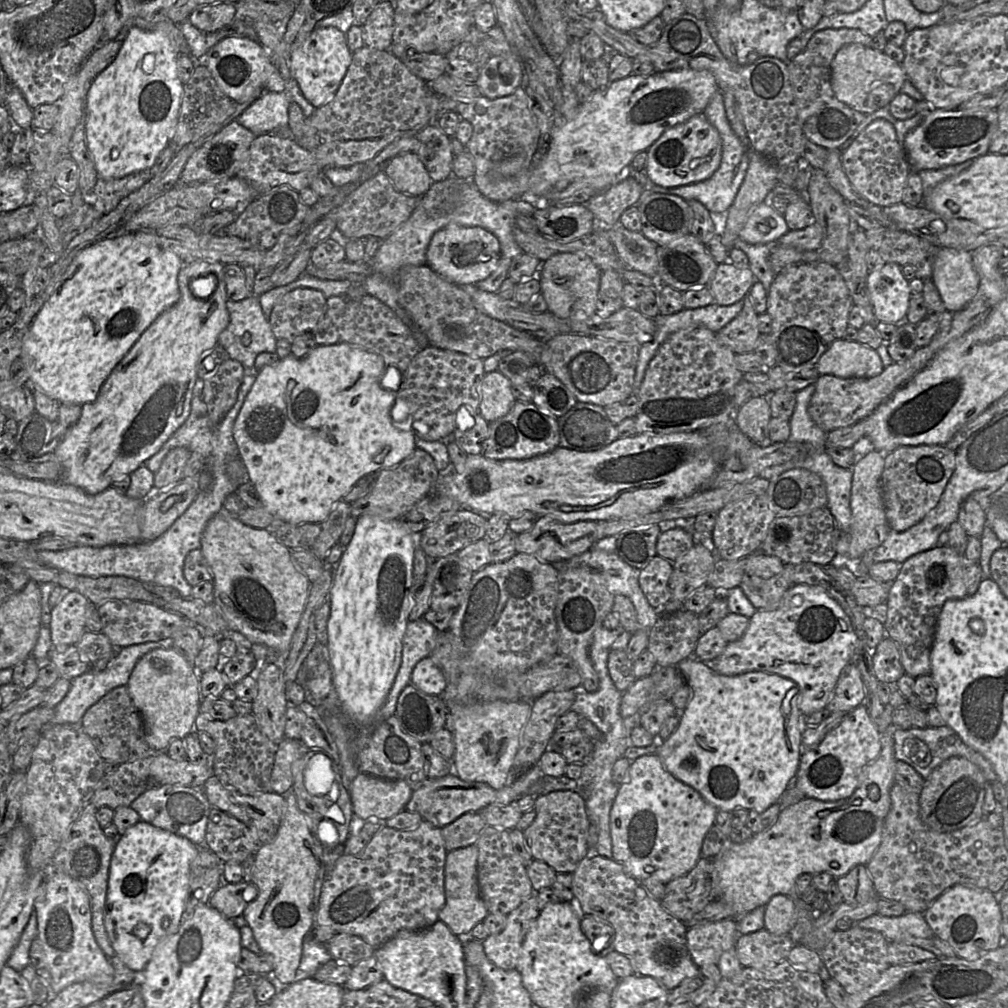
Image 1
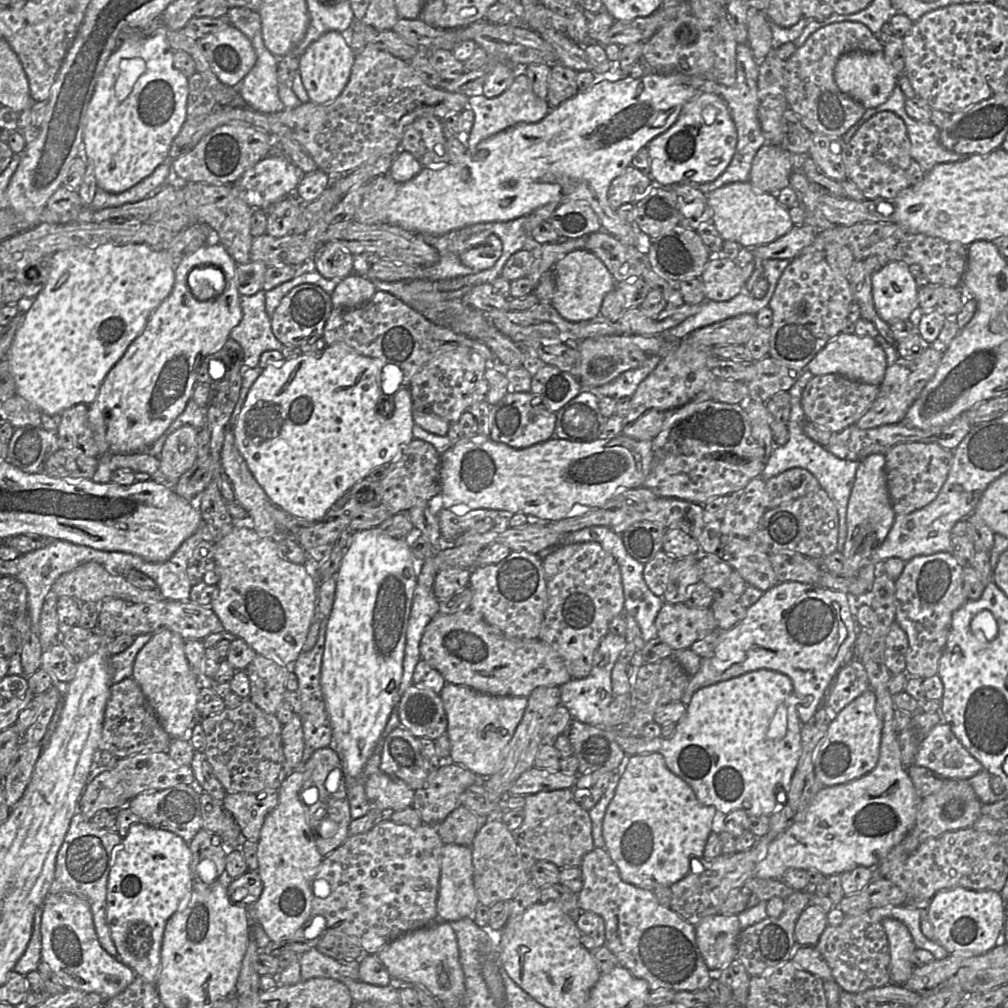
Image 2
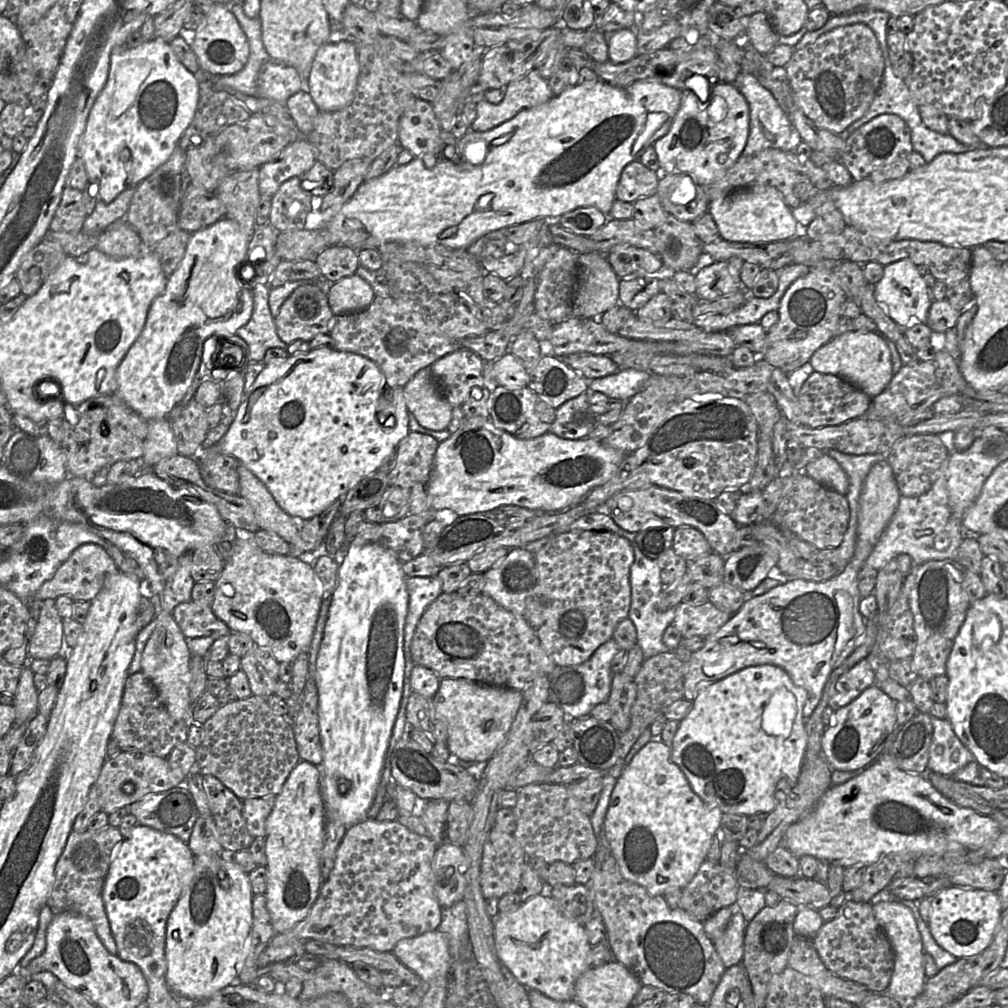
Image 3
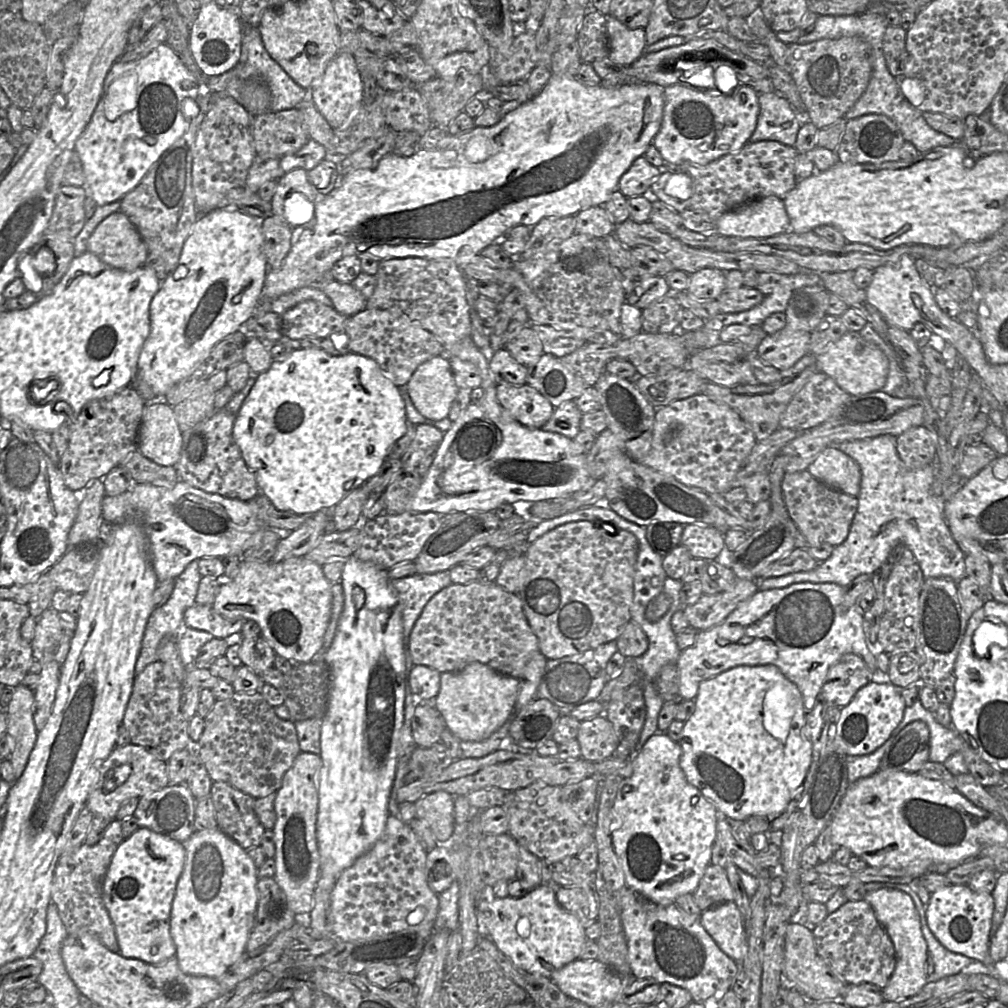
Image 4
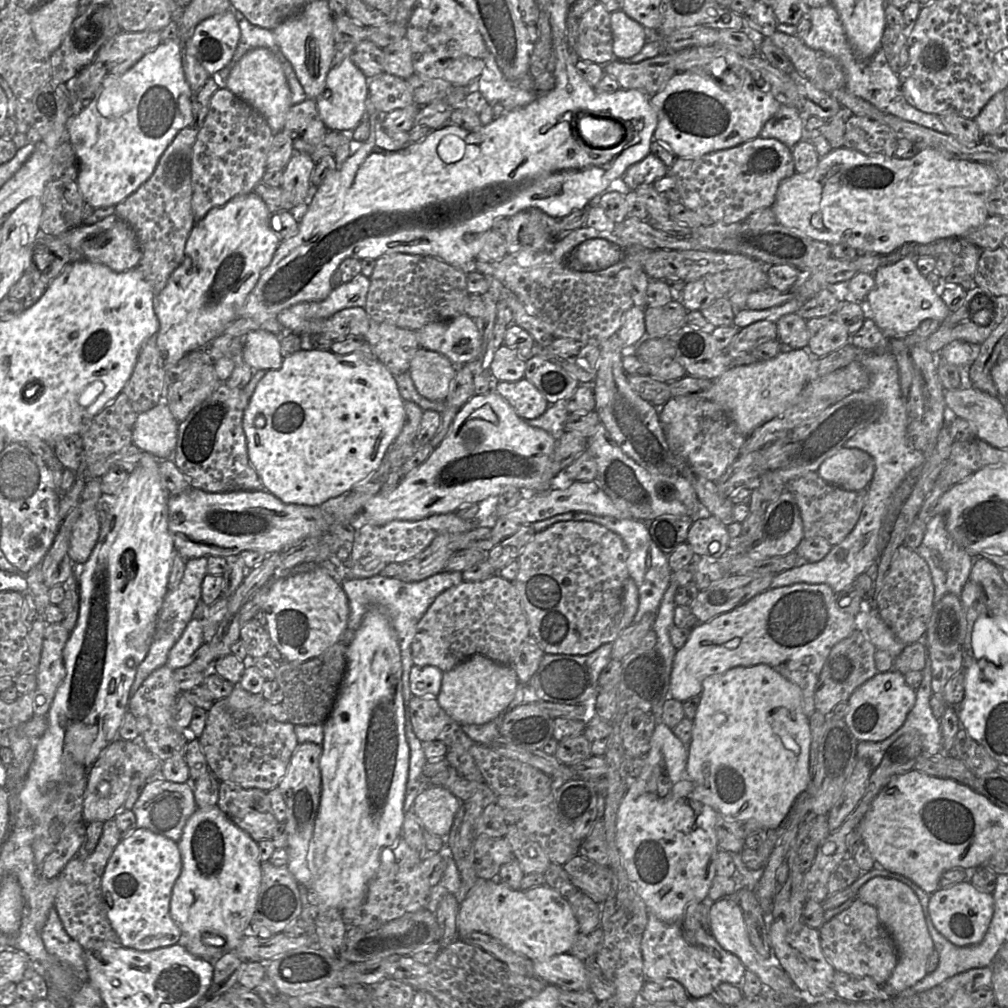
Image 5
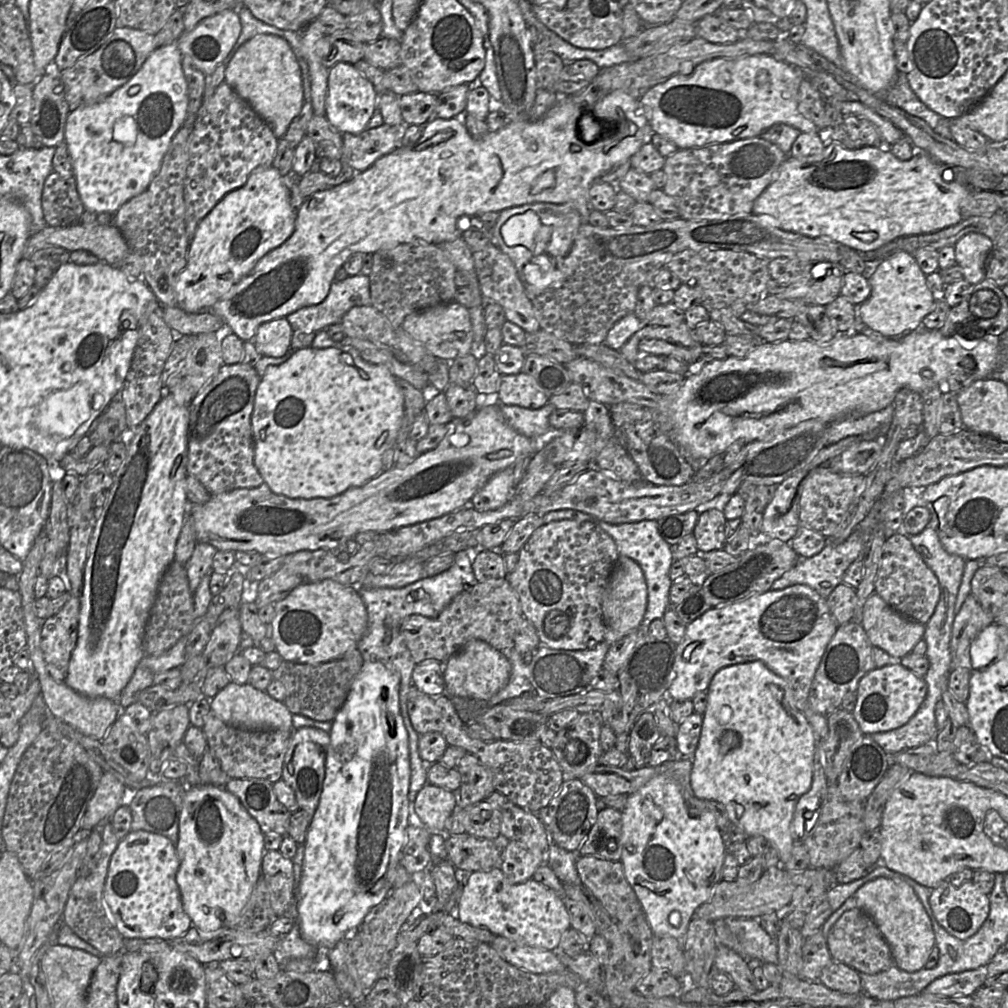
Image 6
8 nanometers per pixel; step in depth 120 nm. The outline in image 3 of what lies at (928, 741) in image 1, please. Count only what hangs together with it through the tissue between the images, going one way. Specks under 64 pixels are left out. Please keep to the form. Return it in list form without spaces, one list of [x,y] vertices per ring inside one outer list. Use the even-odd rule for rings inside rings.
[[[931,716],[932,742],[929,748],[928,770],[952,776],[974,760],[973,754],[960,741],[947,718]]]

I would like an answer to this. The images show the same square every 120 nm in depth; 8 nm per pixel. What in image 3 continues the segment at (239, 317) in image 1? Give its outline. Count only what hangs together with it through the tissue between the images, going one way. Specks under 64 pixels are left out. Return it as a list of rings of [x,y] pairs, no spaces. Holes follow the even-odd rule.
[[[258,284],[251,291],[253,296],[251,318],[236,331],[235,335],[247,343],[252,363],[263,362],[265,353],[269,348],[281,348],[287,351],[288,345],[279,338],[275,320],[270,312],[270,287]]]

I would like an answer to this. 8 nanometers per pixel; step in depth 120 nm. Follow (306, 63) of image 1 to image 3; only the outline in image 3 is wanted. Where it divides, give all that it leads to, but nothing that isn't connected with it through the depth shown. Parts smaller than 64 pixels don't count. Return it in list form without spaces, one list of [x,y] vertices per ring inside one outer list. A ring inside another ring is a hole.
[[[345,36],[333,37],[323,44],[313,59],[308,77],[309,94],[320,111],[335,112],[346,108],[354,99],[360,68],[356,43]]]

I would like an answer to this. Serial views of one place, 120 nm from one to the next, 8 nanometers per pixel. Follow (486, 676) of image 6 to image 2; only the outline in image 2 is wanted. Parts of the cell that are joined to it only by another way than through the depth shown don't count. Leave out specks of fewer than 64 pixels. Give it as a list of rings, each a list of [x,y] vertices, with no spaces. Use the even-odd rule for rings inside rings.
[[[446,683],[440,696],[448,720],[449,761],[484,778],[500,771],[506,758],[506,748],[522,720],[528,698],[494,696],[452,683]]]

